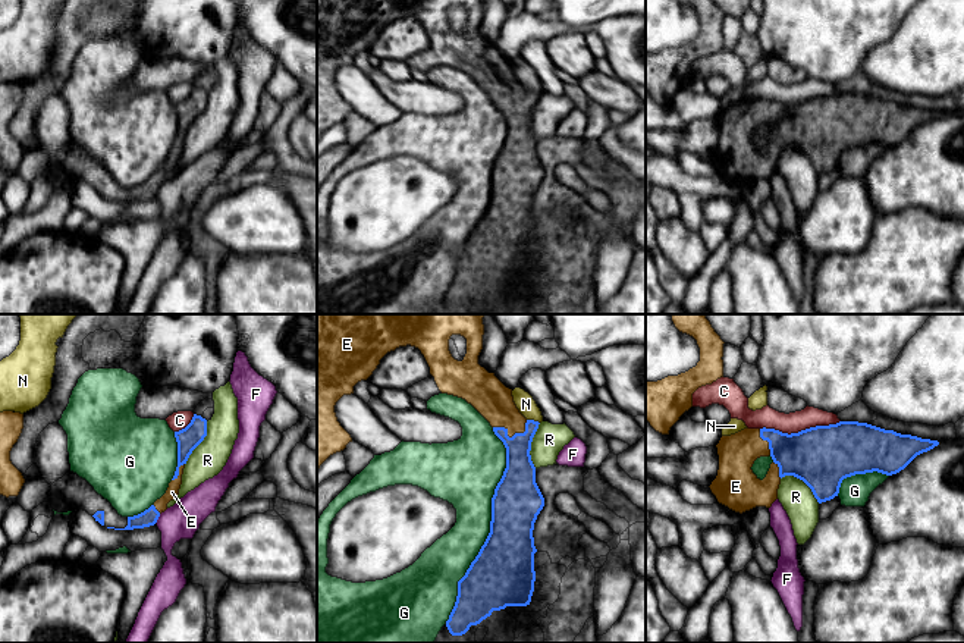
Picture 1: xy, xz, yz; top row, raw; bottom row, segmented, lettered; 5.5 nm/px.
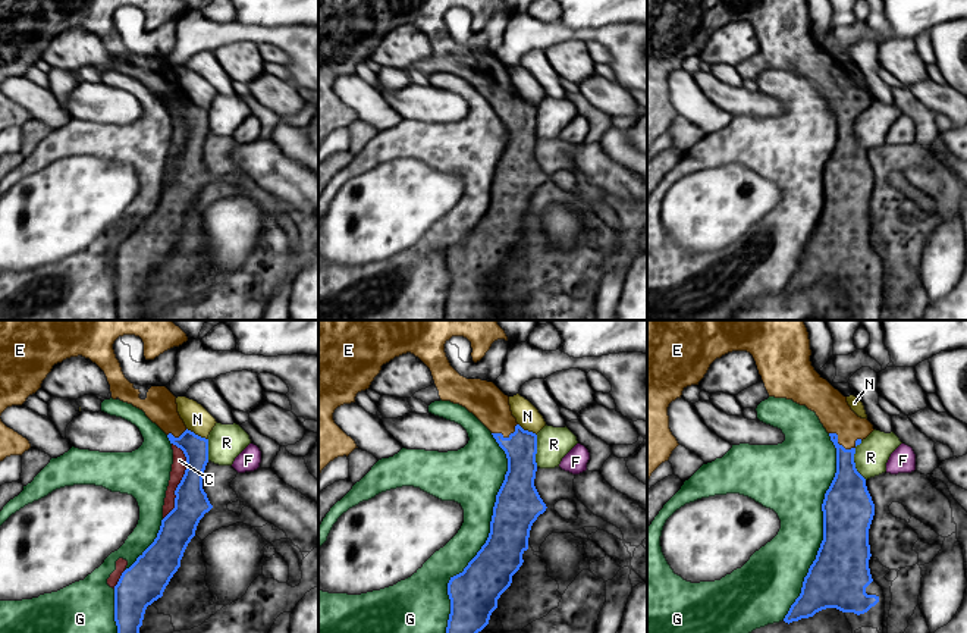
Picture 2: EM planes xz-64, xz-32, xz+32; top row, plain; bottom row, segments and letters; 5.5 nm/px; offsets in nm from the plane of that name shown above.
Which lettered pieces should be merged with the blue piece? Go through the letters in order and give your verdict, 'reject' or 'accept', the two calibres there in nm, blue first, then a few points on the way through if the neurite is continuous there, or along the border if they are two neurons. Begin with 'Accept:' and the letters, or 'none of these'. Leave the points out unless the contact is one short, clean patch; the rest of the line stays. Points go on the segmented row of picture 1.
Accept: E
C: reject; calibres 340 and 120 nm
E: accept; calibres 190 and 200 nm
F: reject; calibres 90 and 190 nm; border xy (160, 514), (154, 523)
G: reject; calibres 320 and 280 nm
N: reject; calibres 140 and 100 nm; border xz (527, 419), (539, 423)
R: reject; calibres 200 and 170 nm

